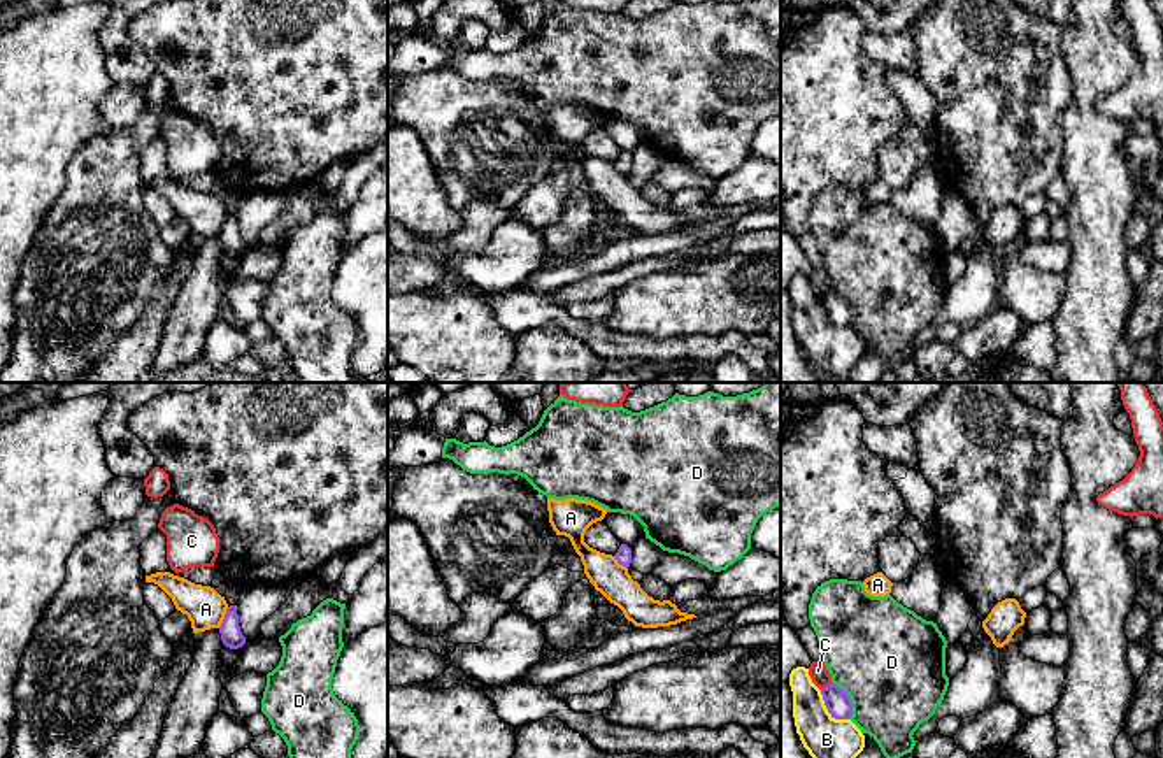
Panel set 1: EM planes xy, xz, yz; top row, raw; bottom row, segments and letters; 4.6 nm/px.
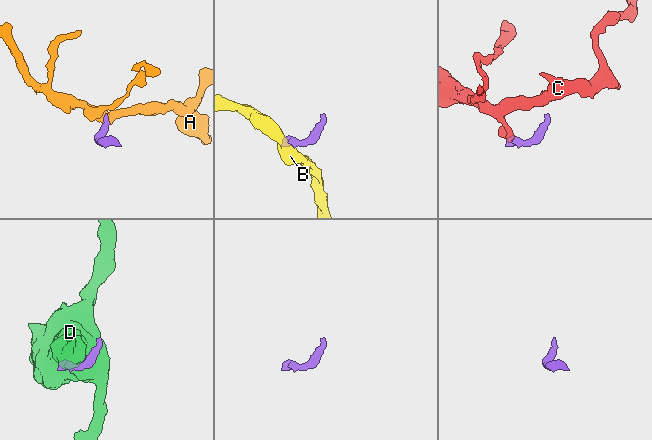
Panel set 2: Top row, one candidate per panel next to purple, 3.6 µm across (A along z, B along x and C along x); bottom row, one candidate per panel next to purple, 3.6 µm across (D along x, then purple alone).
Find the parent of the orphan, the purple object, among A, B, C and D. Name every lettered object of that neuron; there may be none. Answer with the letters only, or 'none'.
none

